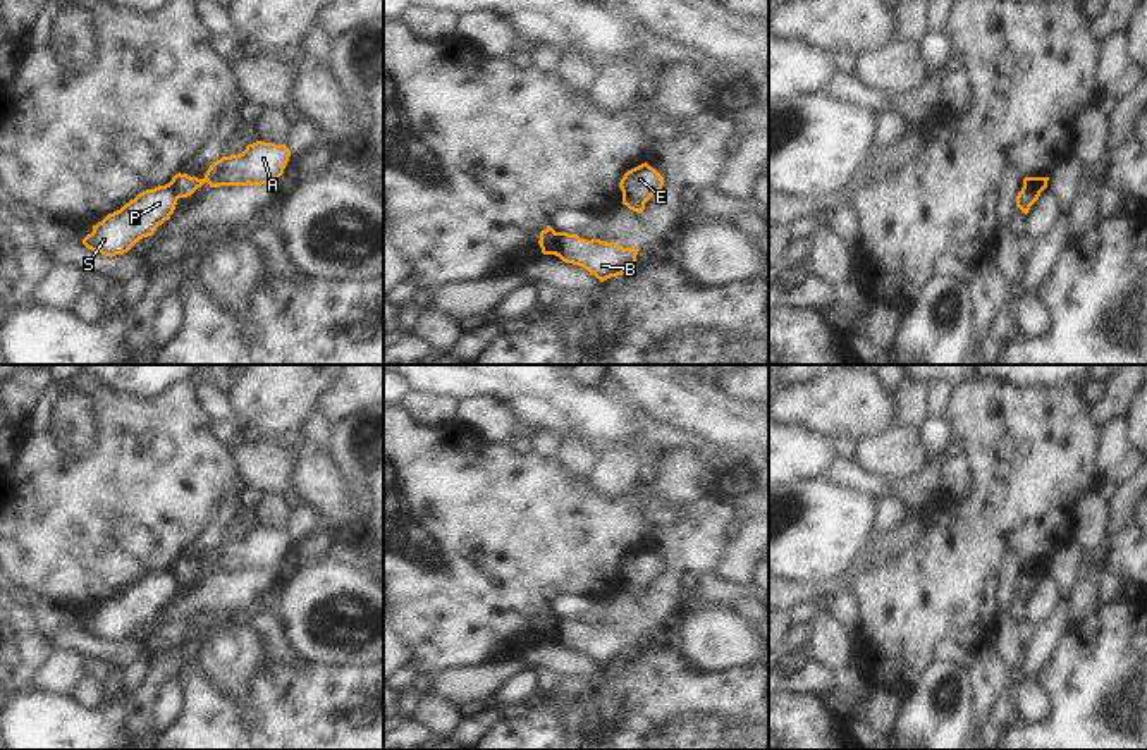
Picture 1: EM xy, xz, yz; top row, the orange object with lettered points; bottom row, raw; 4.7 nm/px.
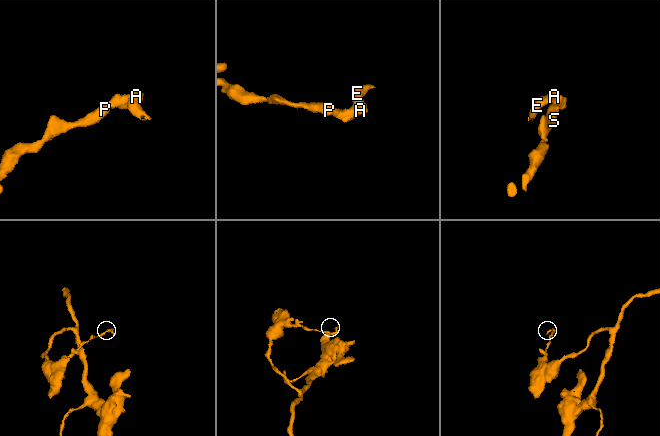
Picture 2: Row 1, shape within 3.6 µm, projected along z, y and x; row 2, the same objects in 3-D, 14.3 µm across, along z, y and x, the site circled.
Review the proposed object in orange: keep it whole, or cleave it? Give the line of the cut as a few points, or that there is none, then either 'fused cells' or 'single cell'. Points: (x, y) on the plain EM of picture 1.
cut in xz along (559, 618), (552, 639); fused cells

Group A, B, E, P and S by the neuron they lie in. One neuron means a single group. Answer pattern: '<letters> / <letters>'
A B E / P S

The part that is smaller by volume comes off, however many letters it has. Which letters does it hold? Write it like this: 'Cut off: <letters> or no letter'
Cut off: A, B, E

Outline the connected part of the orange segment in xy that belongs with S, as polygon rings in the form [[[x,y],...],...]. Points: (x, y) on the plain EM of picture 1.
[[[165,569],[139,578],[120,595],[93,611],[83,630],[105,642],[127,638],[139,624],[153,621],[175,595],[177,580]]]

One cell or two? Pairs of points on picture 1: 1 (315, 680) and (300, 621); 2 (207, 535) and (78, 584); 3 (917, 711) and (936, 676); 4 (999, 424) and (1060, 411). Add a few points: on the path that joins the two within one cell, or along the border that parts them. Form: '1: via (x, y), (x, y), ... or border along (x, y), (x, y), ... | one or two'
1: border along (310, 663), (351, 668) | two
2: border along (219, 504), (205, 528), (177, 556) | two
3: via (926, 702), (934, 685) | one
4: via (1015, 424), (1044, 424) | one

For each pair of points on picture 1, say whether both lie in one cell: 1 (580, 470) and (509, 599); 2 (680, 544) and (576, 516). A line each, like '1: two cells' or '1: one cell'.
1: two cells
2: two cells

